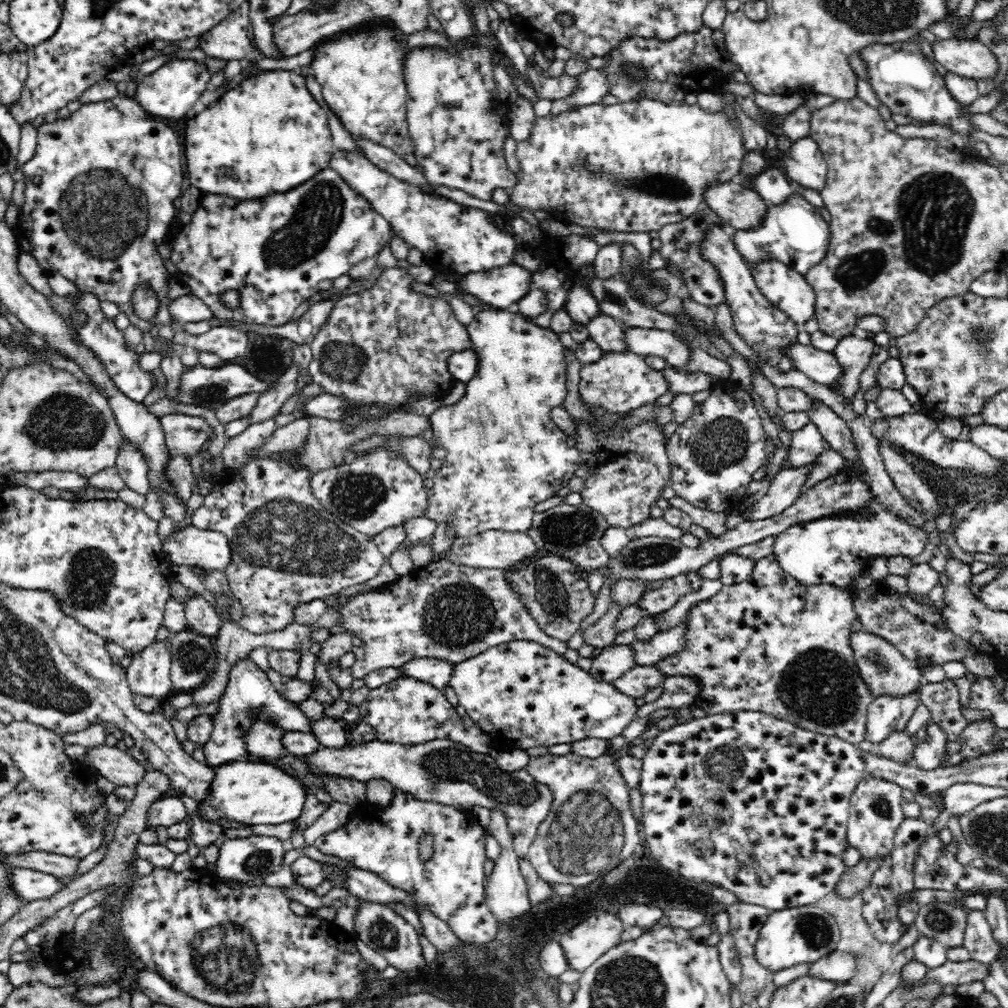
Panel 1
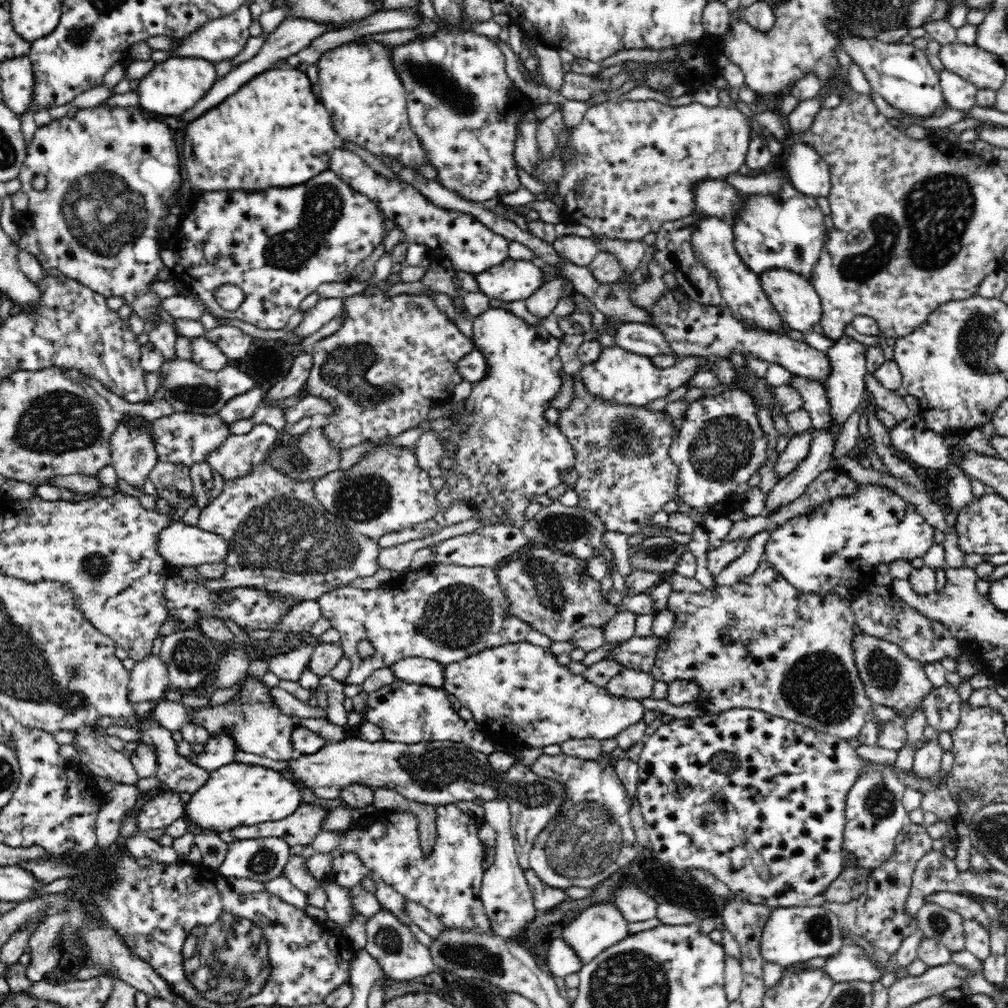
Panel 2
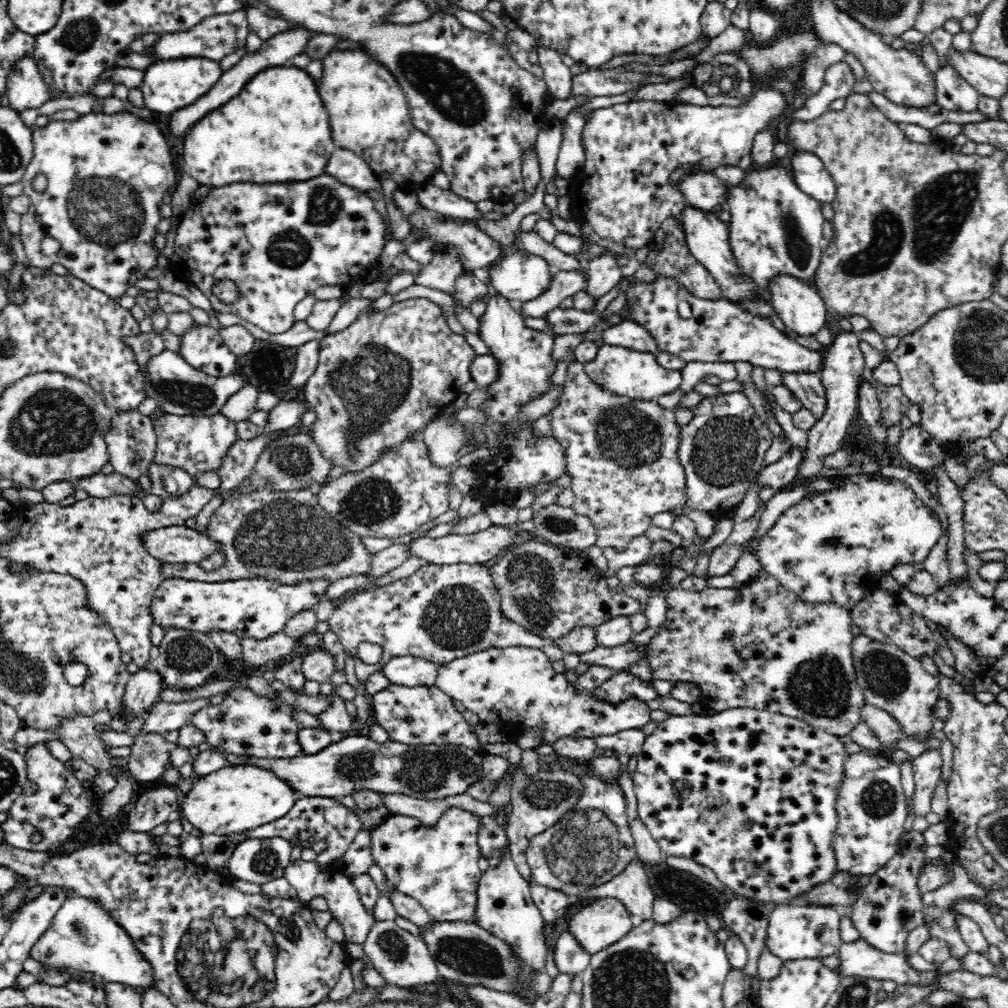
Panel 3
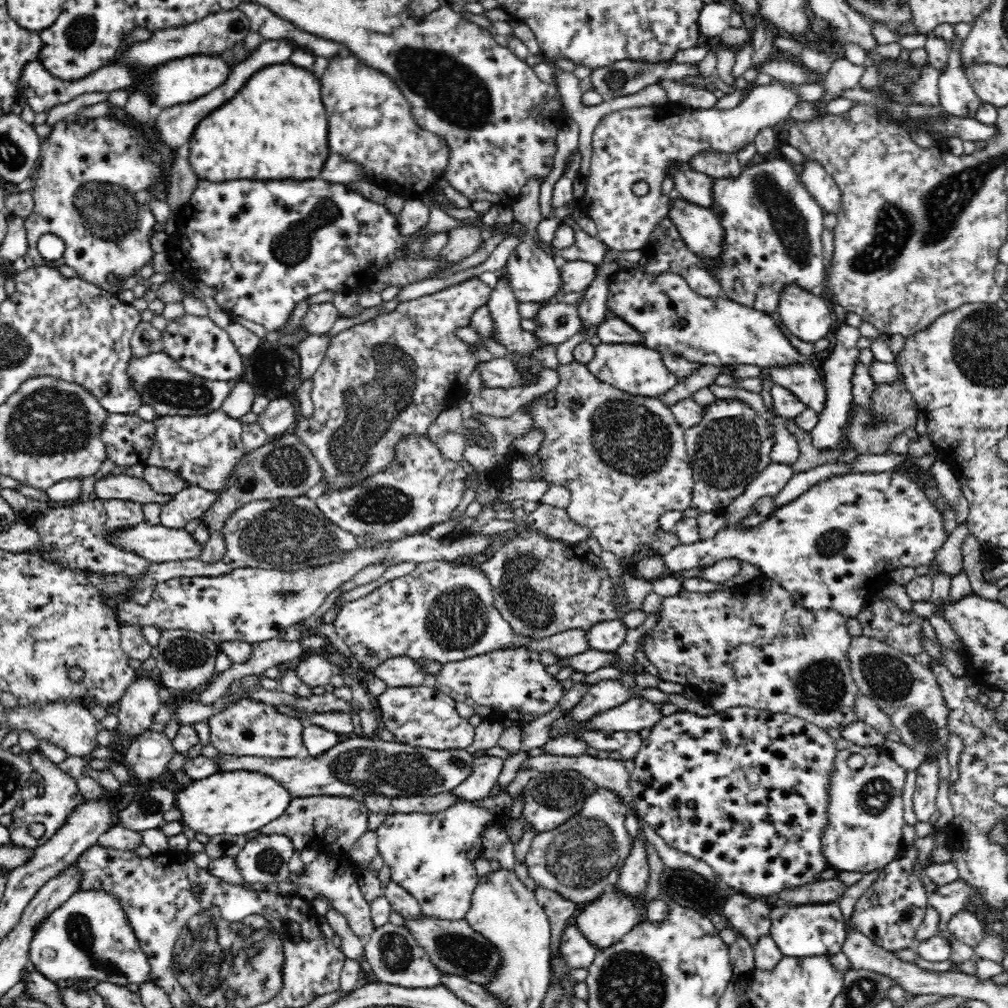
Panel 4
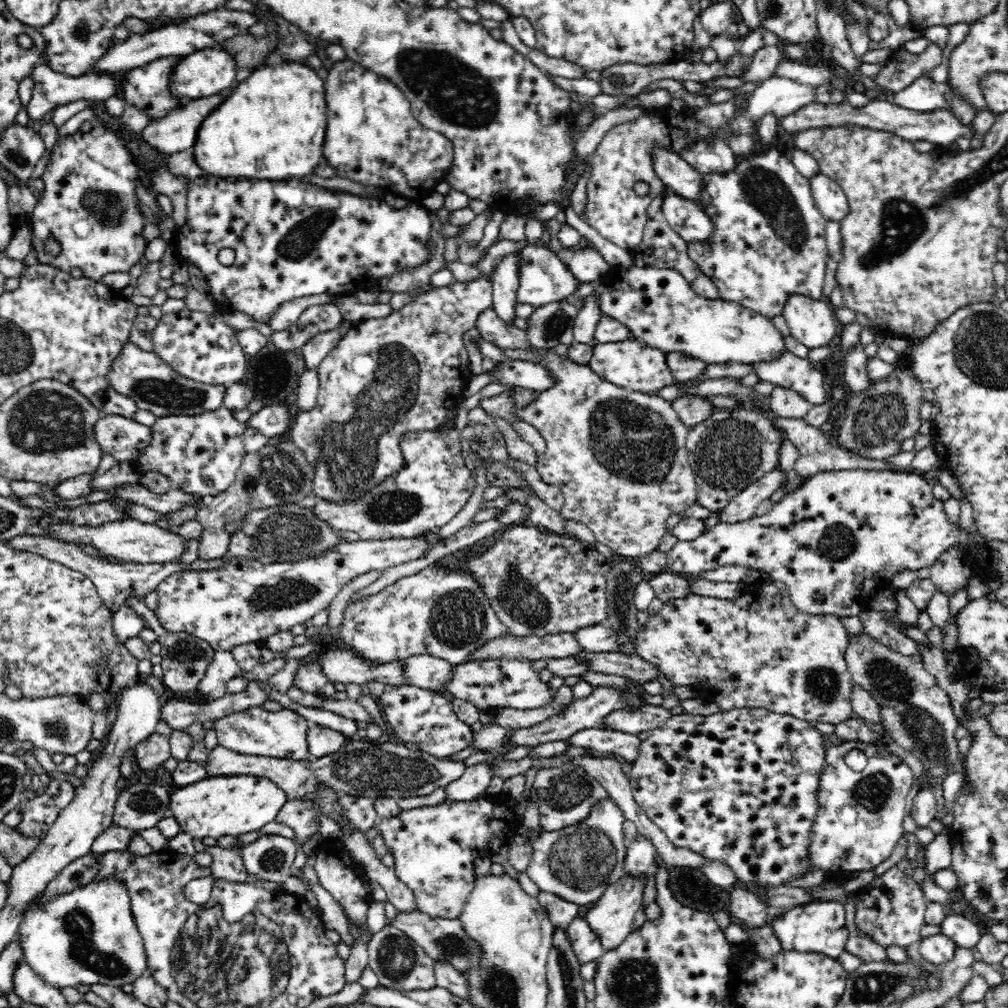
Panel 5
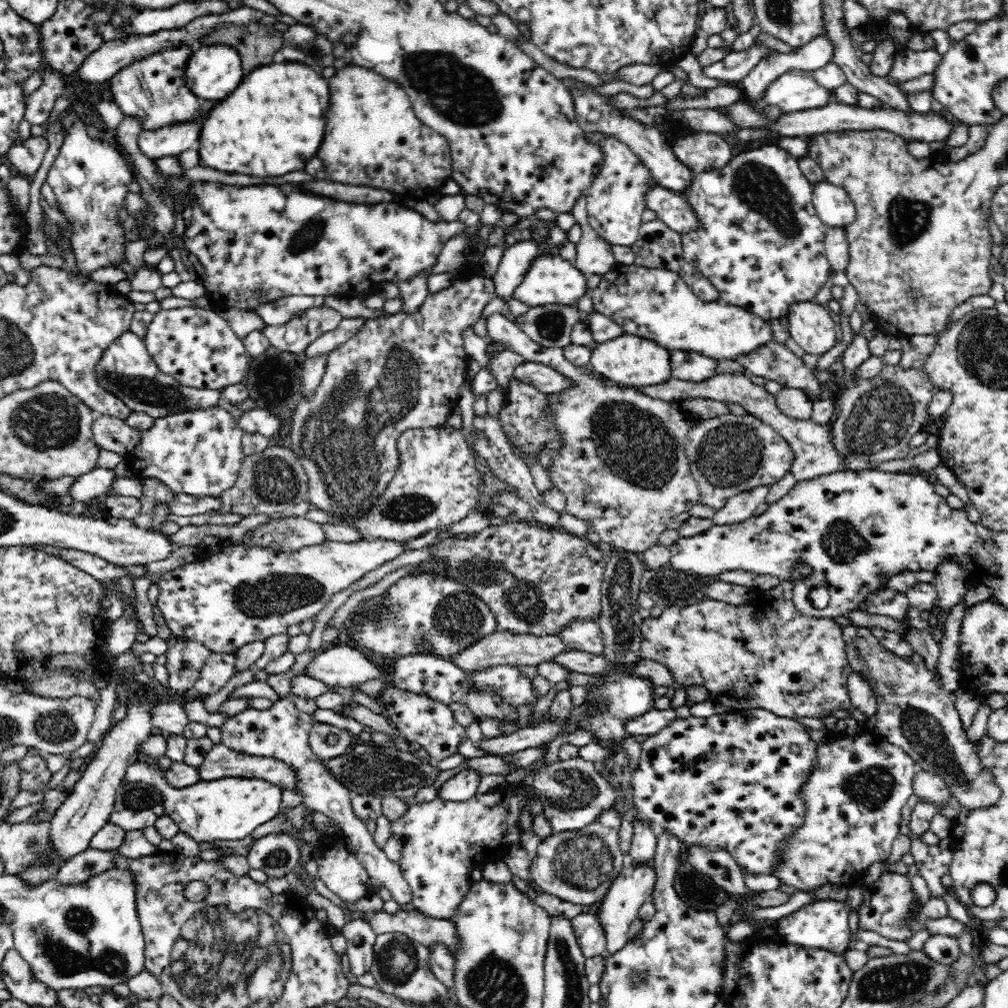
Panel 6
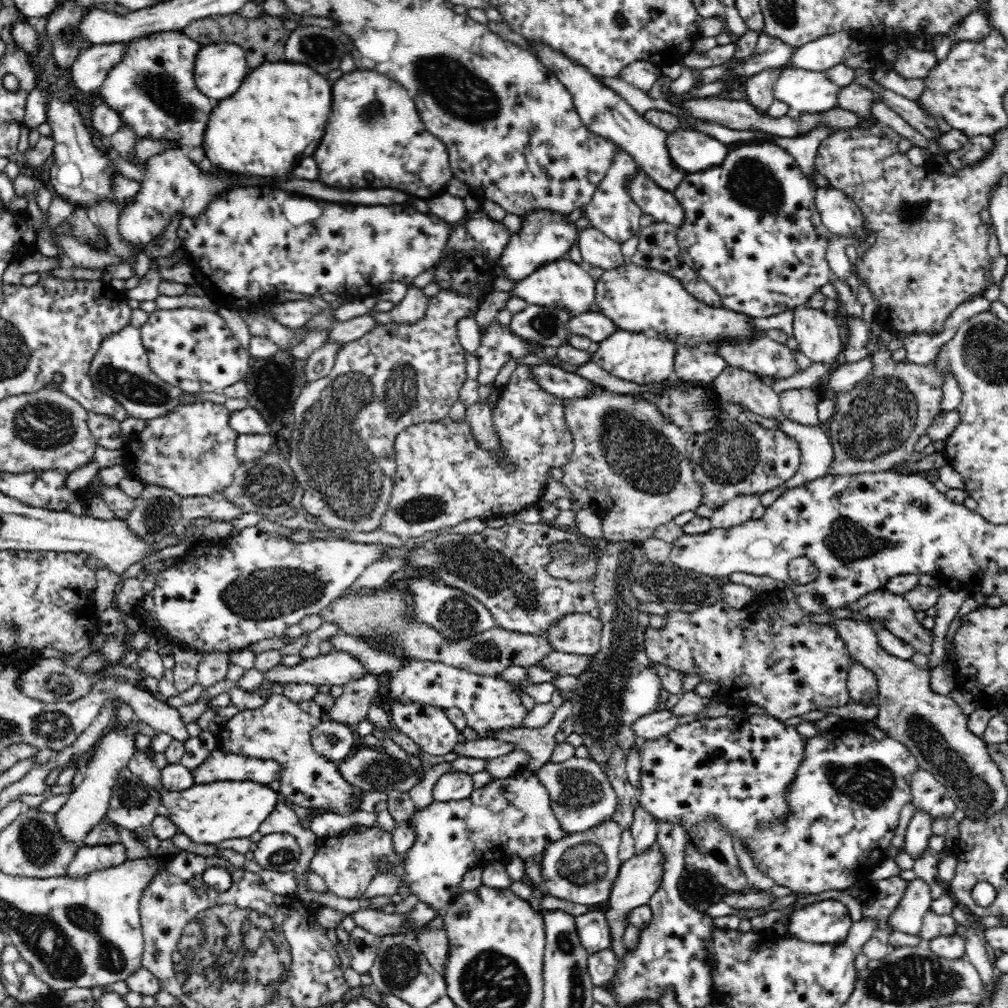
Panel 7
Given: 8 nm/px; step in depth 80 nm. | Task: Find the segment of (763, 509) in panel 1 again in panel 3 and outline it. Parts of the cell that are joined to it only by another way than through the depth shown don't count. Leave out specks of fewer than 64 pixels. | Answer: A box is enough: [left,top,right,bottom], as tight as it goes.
[776,331,865,493]

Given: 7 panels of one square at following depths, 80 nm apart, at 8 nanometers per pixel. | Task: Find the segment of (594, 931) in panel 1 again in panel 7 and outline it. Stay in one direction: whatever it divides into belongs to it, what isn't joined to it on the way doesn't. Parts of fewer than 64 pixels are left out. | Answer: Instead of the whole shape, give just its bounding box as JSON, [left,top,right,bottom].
[603,844,662,958]

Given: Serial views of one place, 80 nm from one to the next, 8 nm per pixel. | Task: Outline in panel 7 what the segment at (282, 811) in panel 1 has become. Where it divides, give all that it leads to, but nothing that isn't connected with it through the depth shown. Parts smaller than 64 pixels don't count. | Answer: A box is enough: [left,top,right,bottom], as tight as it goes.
[127,748,281,845]

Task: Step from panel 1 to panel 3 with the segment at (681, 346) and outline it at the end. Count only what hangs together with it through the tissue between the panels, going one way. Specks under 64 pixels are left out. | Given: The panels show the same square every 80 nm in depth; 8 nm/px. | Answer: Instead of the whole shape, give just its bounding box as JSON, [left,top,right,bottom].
[602,319,659,354]

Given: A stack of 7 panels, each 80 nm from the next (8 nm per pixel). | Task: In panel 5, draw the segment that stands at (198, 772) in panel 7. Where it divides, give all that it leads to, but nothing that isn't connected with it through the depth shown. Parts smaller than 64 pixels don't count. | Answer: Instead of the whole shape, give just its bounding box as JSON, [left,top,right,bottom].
[207,739,466,800]

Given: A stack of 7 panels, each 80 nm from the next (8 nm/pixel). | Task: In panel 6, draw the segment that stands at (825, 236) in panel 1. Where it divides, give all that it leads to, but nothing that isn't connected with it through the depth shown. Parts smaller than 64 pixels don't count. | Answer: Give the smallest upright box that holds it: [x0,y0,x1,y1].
[681,144,831,321]

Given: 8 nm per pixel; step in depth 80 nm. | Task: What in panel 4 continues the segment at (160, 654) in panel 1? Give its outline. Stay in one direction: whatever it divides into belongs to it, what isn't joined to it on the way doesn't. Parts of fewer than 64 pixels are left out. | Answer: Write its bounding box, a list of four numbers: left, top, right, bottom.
[115,674,162,736]

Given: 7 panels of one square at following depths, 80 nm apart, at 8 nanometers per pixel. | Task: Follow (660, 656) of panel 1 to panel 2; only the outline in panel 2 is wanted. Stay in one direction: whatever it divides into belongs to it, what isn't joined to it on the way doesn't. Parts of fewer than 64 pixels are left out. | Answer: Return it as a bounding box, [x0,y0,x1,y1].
[609,636,667,672]

